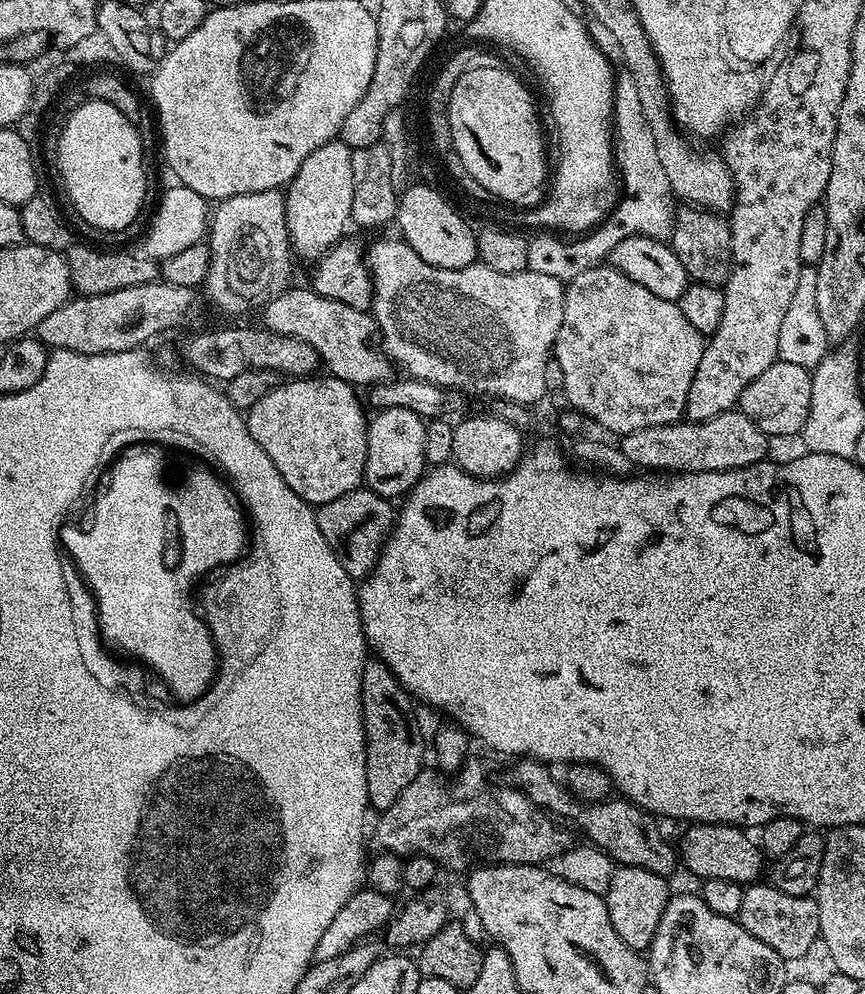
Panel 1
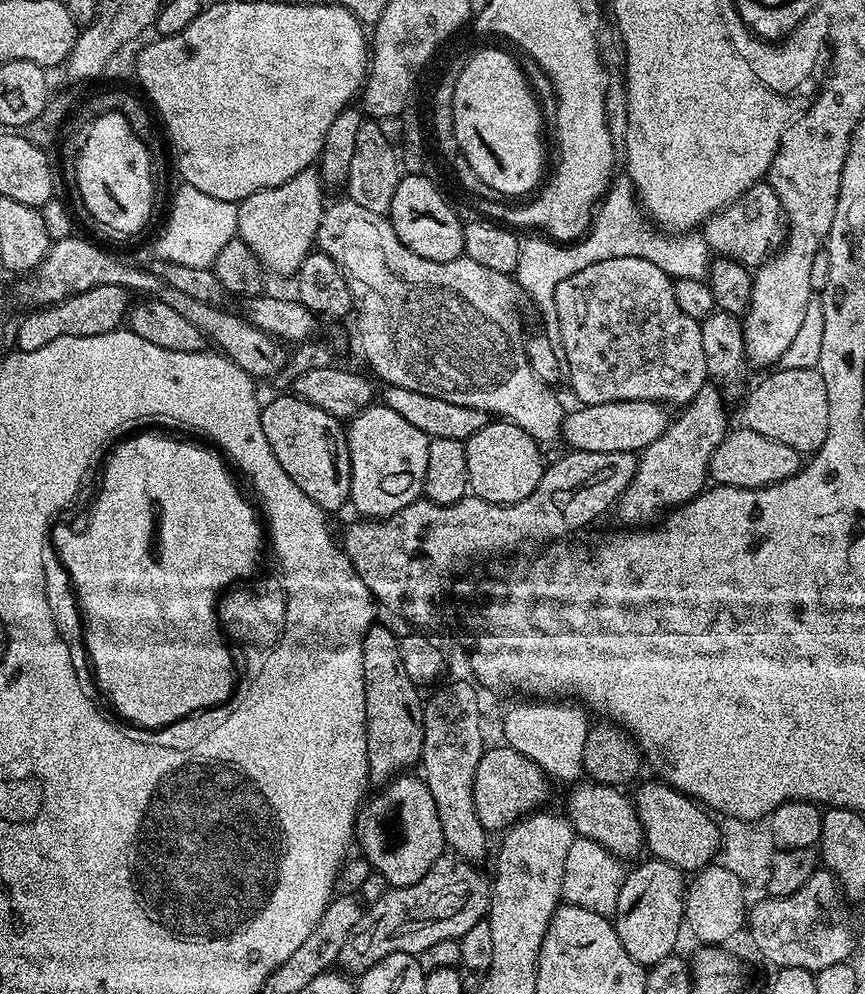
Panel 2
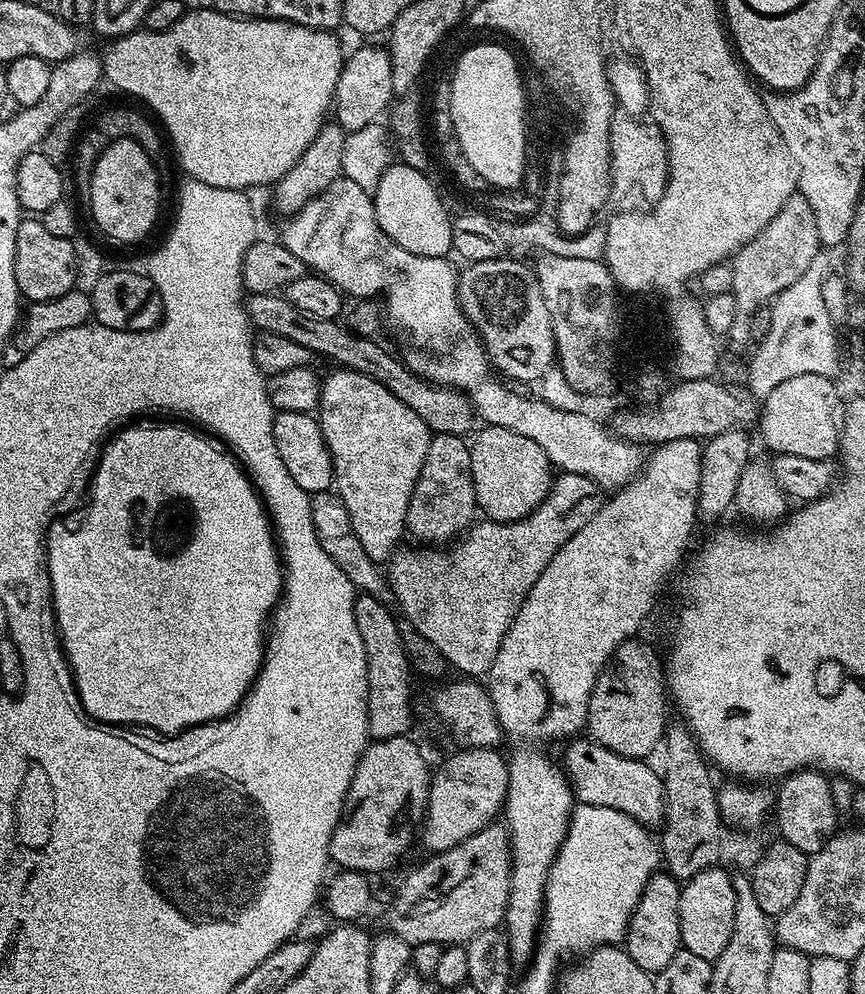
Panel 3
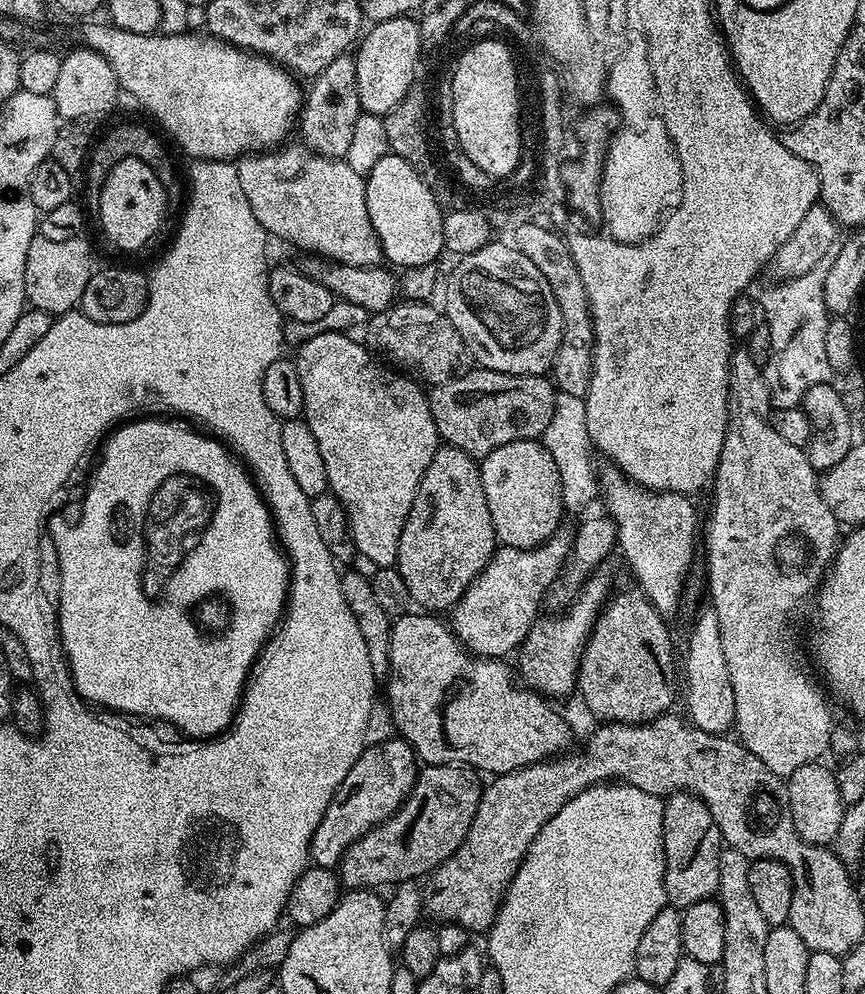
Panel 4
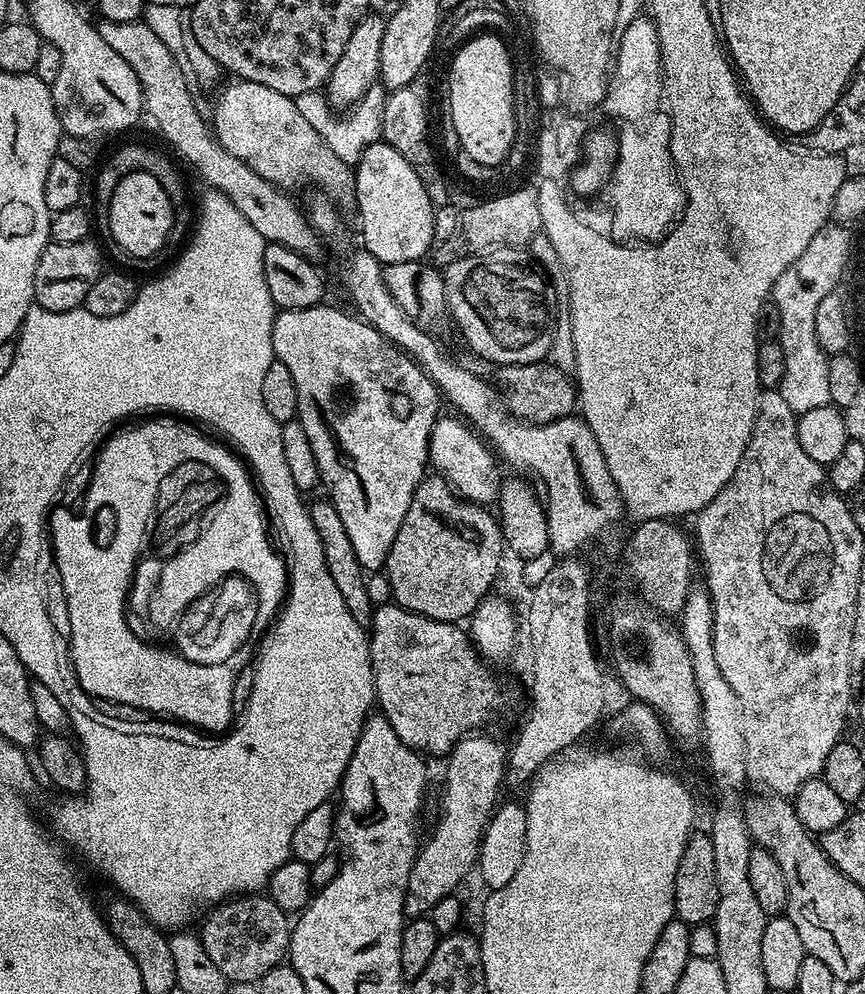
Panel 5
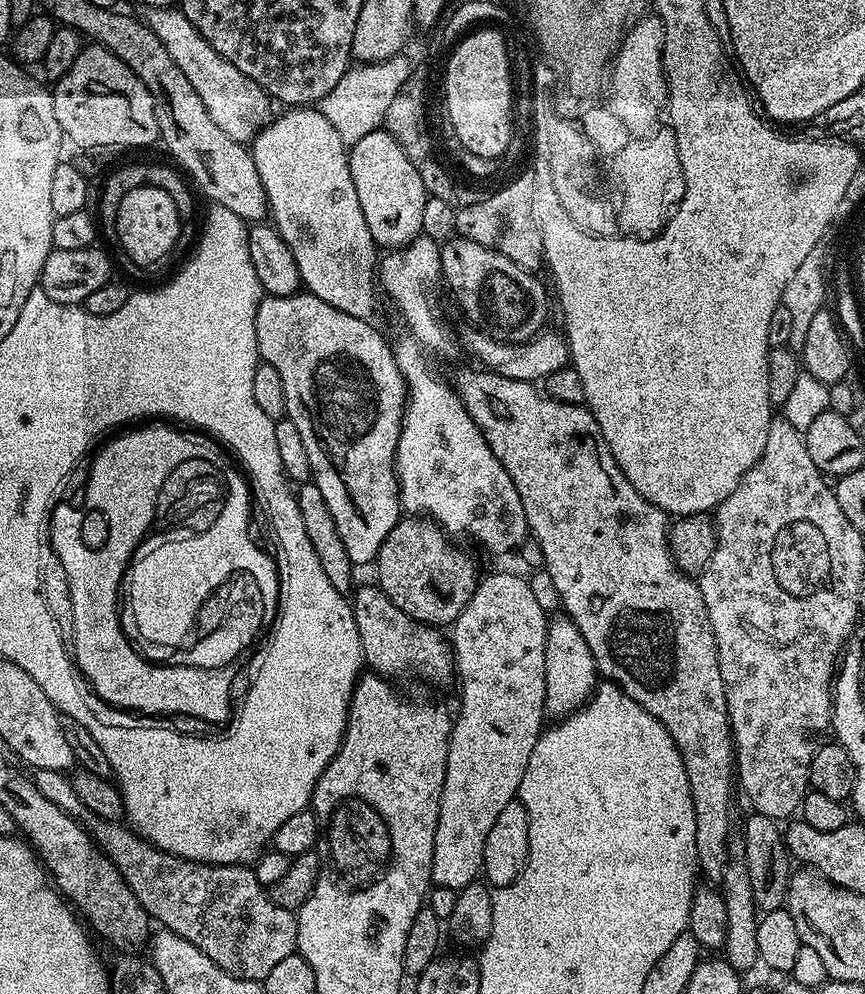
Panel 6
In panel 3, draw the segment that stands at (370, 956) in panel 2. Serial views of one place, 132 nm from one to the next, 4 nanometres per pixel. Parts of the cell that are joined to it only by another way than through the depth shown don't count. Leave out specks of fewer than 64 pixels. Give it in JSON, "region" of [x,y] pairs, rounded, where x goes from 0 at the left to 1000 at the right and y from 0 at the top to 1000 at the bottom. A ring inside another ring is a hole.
{"region":[[[570,827],[563,829],[557,835],[553,835],[553,839],[548,839],[543,843],[539,843],[539,847],[534,847],[529,851],[525,851],[514,857],[506,857],[494,862],[496,865],[491,869],[486,869],[472,882],[467,885],[467,890],[458,897],[458,902],[453,905],[453,910],[449,913],[449,934],[447,937],[454,942],[465,944],[474,951],[486,949],[506,949],[512,952],[536,952],[550,940],[557,939],[560,936],[568,934],[578,934],[583,929],[583,921],[585,920],[585,907],[590,899],[590,891],[592,890],[592,854],[587,847],[587,835],[582,828]]]}

